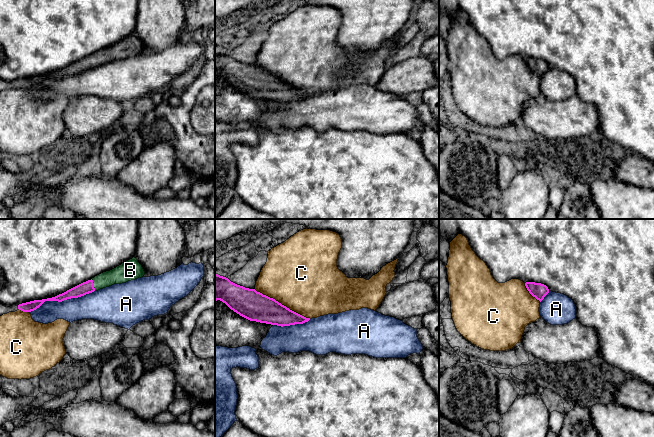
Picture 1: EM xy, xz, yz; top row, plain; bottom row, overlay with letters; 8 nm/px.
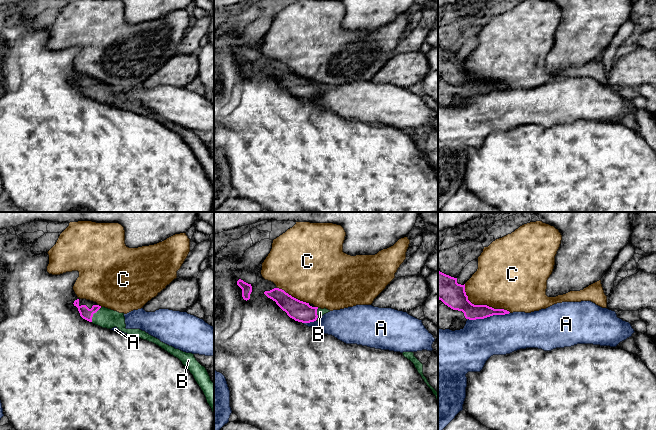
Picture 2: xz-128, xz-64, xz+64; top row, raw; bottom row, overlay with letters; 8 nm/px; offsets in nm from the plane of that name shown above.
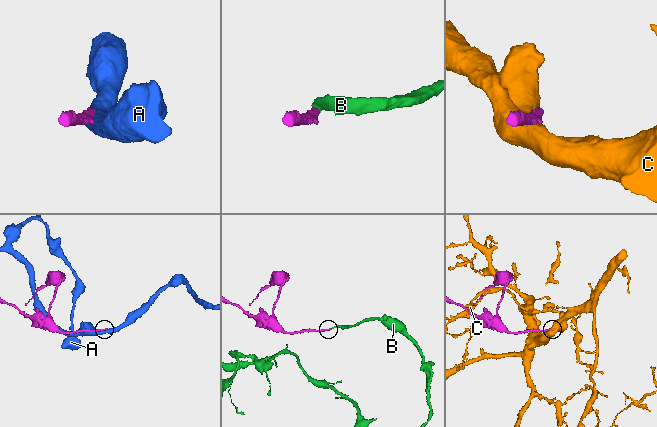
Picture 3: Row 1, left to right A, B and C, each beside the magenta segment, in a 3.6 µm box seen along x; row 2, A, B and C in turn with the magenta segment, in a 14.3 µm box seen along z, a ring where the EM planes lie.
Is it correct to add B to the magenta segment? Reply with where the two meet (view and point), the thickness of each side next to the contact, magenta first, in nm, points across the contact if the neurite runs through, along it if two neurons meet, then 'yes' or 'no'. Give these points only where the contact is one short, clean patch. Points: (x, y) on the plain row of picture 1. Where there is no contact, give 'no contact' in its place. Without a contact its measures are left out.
meets magenta in xy at (93, 61); 100 nm thick on the magenta side, 140 nm on the other; runs through xy (87, 63), (93, 61), (121, 50); yes

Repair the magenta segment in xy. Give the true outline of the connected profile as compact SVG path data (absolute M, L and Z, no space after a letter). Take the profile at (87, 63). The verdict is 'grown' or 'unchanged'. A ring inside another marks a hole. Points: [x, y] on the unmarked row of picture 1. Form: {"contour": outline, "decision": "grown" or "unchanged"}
{"contour": "M133 33L132 35L122 39L116 44L103 48L91 56L83 58L62 70L52 74L34 76L19 80L18 85L23 88L31 88L39 84L45 77L62 78L67 75L78 74L94 67L112 62L114 60L122 60L131 56L142 54L144 51L145 47L142 41L135 33Z", "decision": "grown"}

